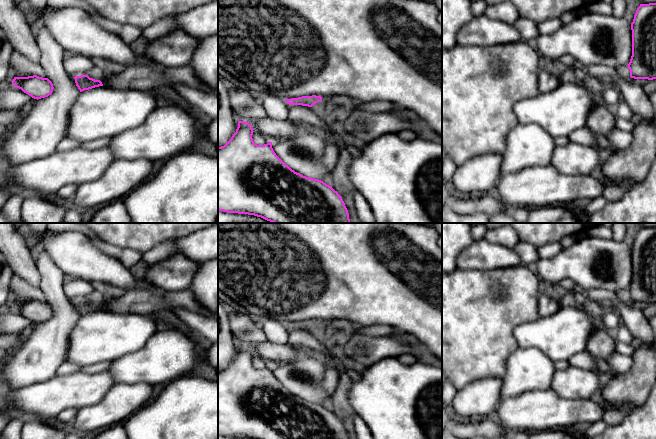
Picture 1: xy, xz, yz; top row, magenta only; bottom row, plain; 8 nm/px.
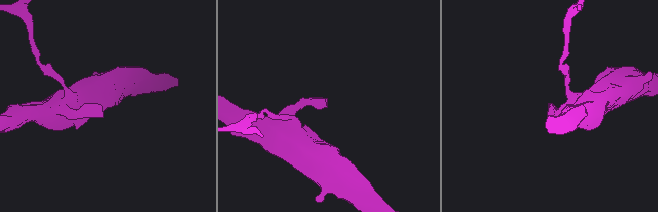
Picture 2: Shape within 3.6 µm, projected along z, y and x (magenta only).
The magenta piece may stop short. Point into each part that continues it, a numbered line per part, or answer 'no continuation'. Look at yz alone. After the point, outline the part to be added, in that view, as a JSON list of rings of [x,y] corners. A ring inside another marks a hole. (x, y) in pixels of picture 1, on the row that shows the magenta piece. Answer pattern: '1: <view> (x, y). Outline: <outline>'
no continuation

